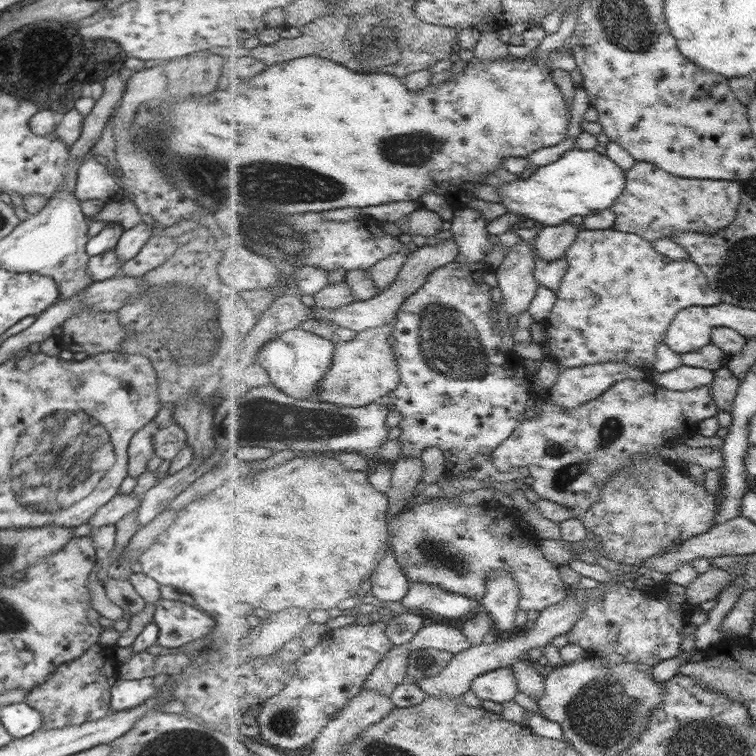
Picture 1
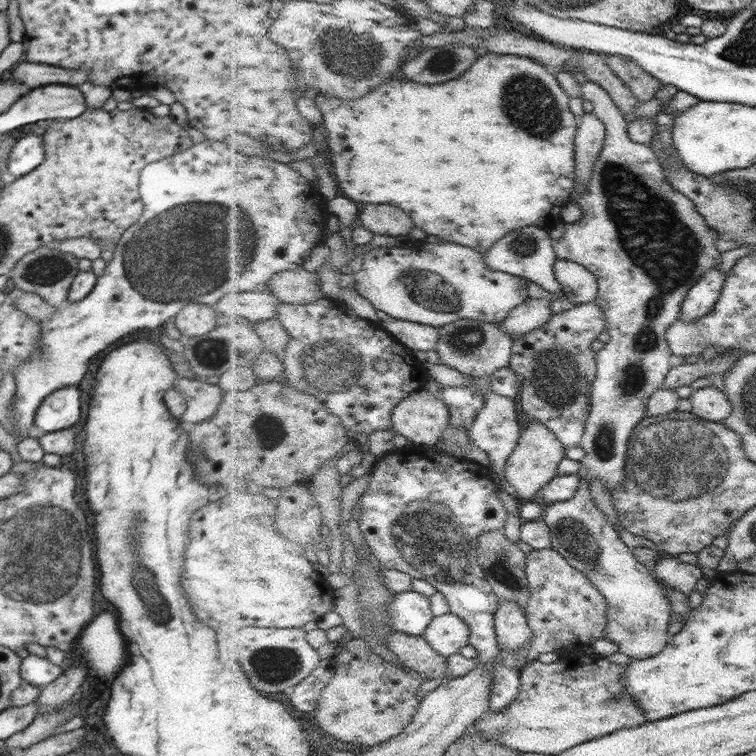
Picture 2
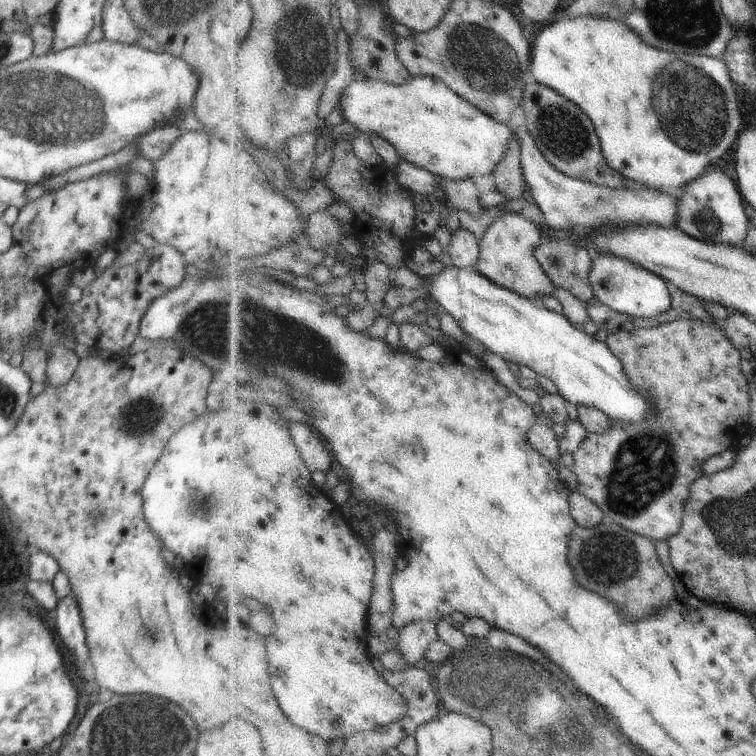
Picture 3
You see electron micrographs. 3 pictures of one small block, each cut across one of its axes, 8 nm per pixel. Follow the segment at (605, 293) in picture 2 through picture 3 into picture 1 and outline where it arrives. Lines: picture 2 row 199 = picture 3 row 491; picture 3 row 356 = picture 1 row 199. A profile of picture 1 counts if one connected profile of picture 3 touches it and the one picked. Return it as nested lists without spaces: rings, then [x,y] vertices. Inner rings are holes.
[[[639,161],[627,174],[627,190],[612,209],[618,230],[641,234],[654,243],[677,232],[716,234],[735,221],[743,190],[740,181],[680,177],[649,161]]]

